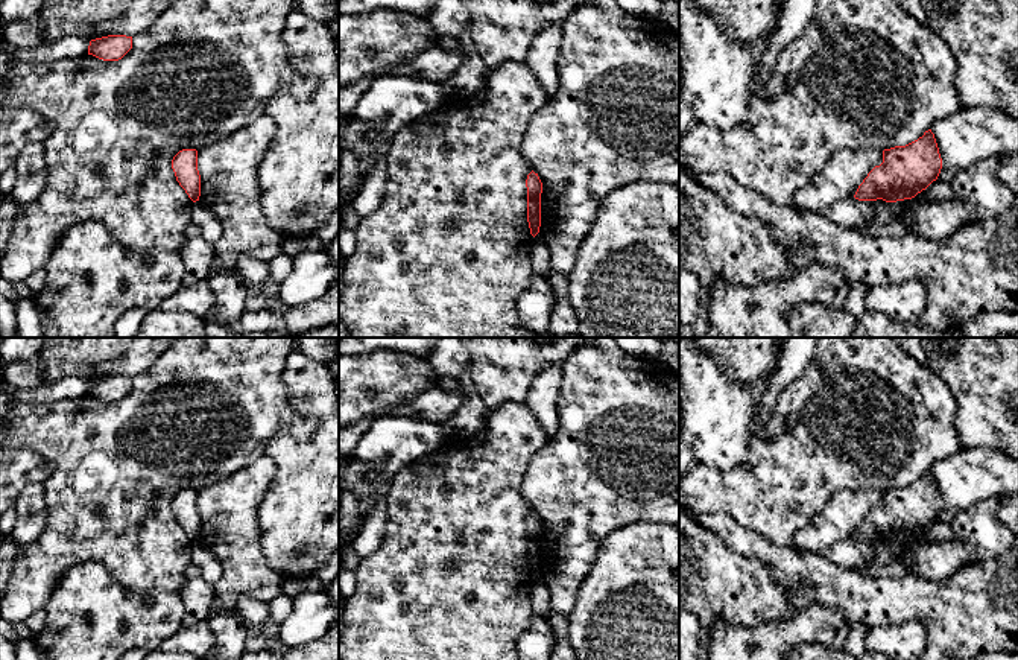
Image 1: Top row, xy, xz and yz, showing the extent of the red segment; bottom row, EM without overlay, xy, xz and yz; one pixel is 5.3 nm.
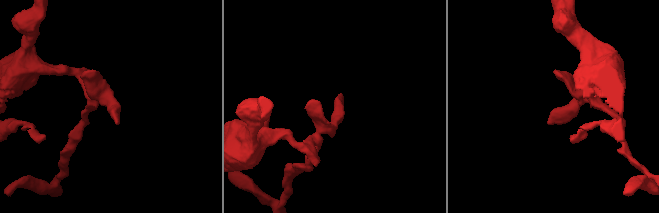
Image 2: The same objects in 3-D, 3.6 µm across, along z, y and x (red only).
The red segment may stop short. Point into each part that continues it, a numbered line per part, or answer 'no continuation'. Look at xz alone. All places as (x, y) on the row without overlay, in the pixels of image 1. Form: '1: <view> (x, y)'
no continuation

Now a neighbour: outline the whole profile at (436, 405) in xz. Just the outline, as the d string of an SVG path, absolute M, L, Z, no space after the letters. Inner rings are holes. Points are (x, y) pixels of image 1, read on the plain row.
M459 385L454 391L444 391L435 386L397 406L392 417L404 415L428 423L445 423L460 408L463 398L465 394Z

